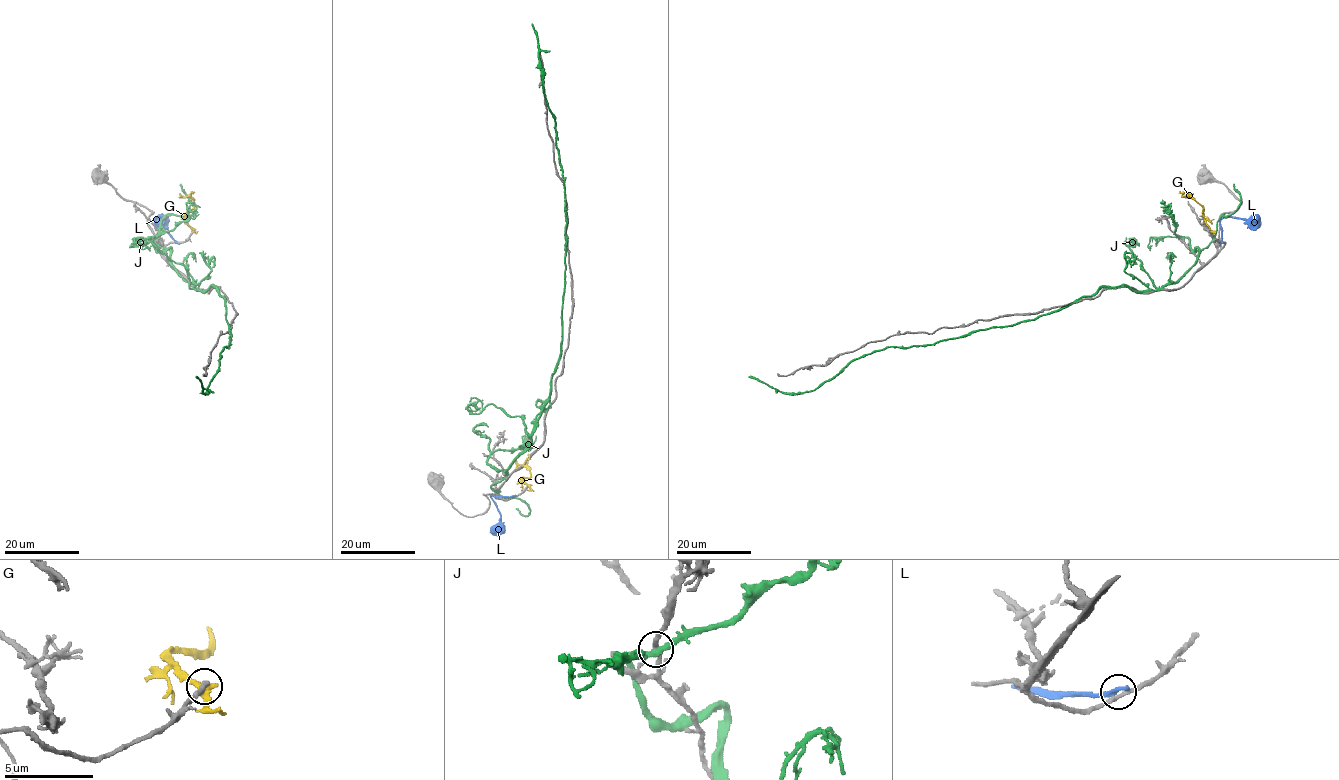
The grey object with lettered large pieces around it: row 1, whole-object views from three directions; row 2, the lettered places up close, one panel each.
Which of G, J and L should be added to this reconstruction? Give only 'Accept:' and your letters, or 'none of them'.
Accept: none of them

